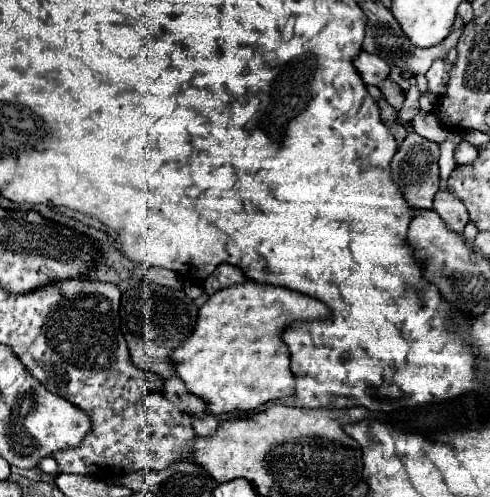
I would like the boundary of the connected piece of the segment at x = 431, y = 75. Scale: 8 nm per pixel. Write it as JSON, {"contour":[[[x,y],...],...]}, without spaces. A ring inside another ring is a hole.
{"contour":[[[447,58],[435,60],[435,64],[427,70],[425,76],[429,80],[429,90],[435,96],[441,96],[445,92],[445,86],[447,86],[447,80],[449,80],[449,70],[451,70],[451,64],[447,62]]]}

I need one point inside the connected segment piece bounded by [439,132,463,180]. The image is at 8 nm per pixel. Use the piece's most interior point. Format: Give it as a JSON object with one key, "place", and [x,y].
{"place":[447,164]}

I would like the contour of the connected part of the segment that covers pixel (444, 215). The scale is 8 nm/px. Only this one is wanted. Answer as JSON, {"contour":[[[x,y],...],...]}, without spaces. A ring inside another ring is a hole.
{"contour":[[[439,190],[435,194],[433,208],[441,216],[441,220],[447,224],[449,230],[453,230],[457,234],[463,234],[463,228],[469,222],[469,214],[467,214],[467,208],[465,208],[463,200],[459,200],[449,190]]]}

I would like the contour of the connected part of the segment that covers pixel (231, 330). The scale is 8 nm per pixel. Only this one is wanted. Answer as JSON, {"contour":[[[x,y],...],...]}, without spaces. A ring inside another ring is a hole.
{"contour":[[[243,282],[235,284],[231,288],[215,292],[199,310],[195,332],[189,340],[185,340],[179,348],[175,348],[171,356],[171,364],[175,368],[175,374],[185,382],[185,388],[189,394],[205,400],[209,414],[221,416],[229,412],[251,412],[265,402],[277,400],[277,398],[289,398],[293,396],[295,378],[289,372],[289,350],[279,340],[285,326],[297,322],[297,320],[323,320],[323,316],[329,310],[315,298],[281,288],[281,286],[269,286],[269,284],[257,284],[257,282]]]}

